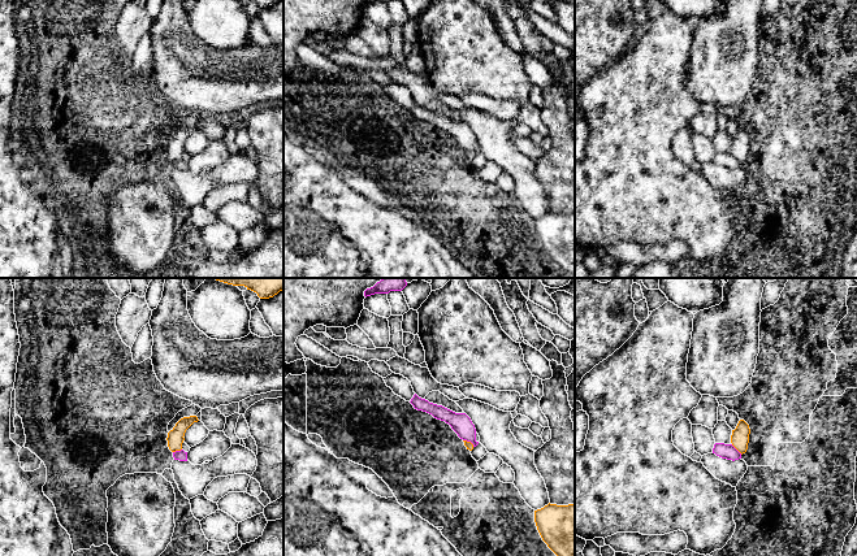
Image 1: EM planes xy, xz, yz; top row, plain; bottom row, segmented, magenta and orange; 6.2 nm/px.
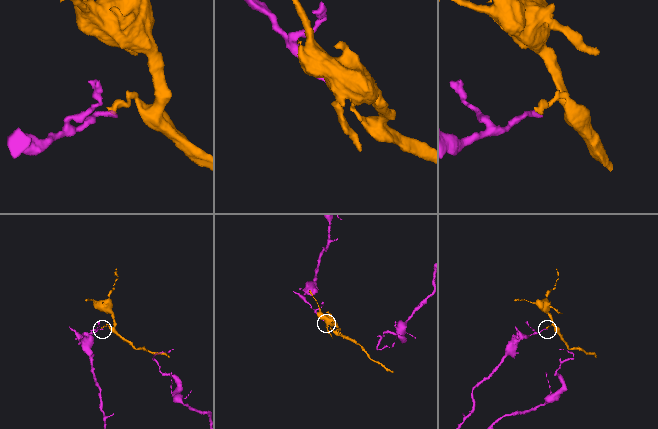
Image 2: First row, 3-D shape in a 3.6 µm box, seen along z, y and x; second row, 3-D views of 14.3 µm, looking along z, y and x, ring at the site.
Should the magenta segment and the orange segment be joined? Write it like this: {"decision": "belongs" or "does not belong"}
{"decision": "does not belong"}

